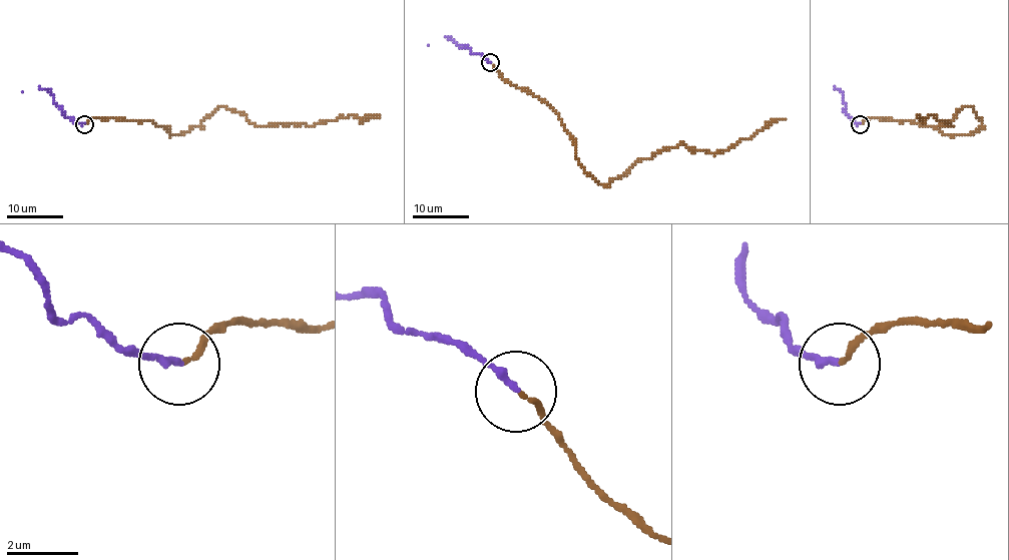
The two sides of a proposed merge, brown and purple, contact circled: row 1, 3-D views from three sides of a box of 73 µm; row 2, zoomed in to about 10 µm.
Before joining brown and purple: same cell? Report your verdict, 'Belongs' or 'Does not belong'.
Belongs

